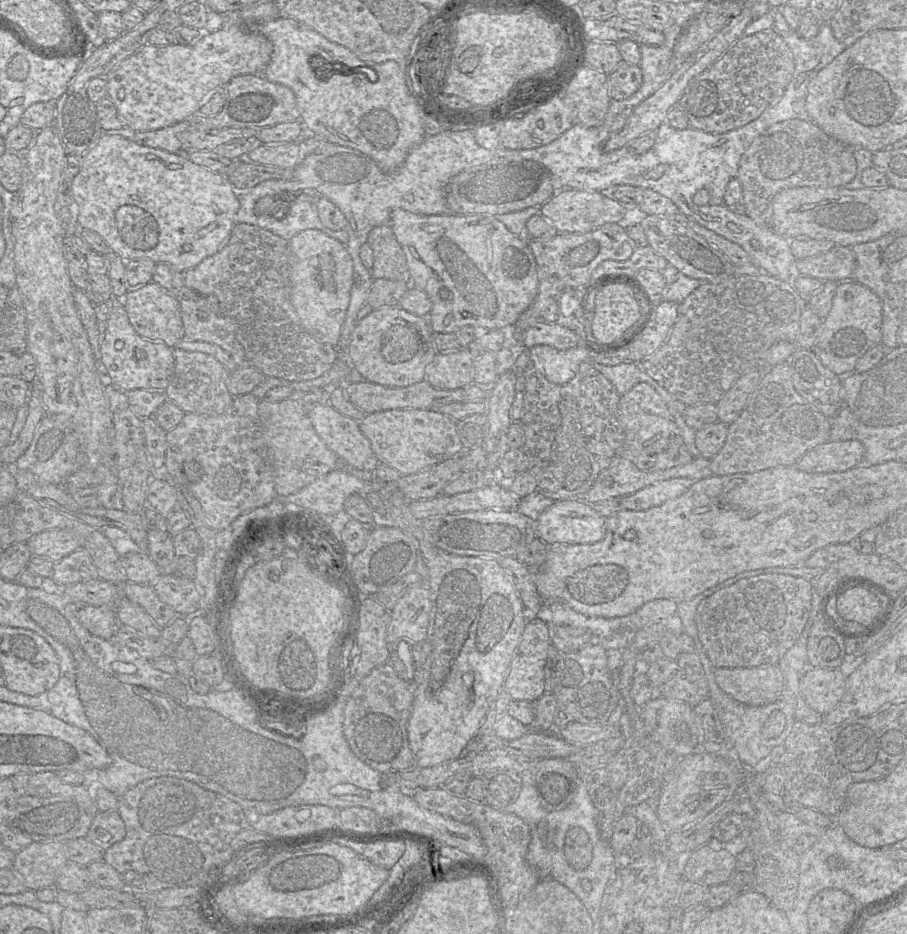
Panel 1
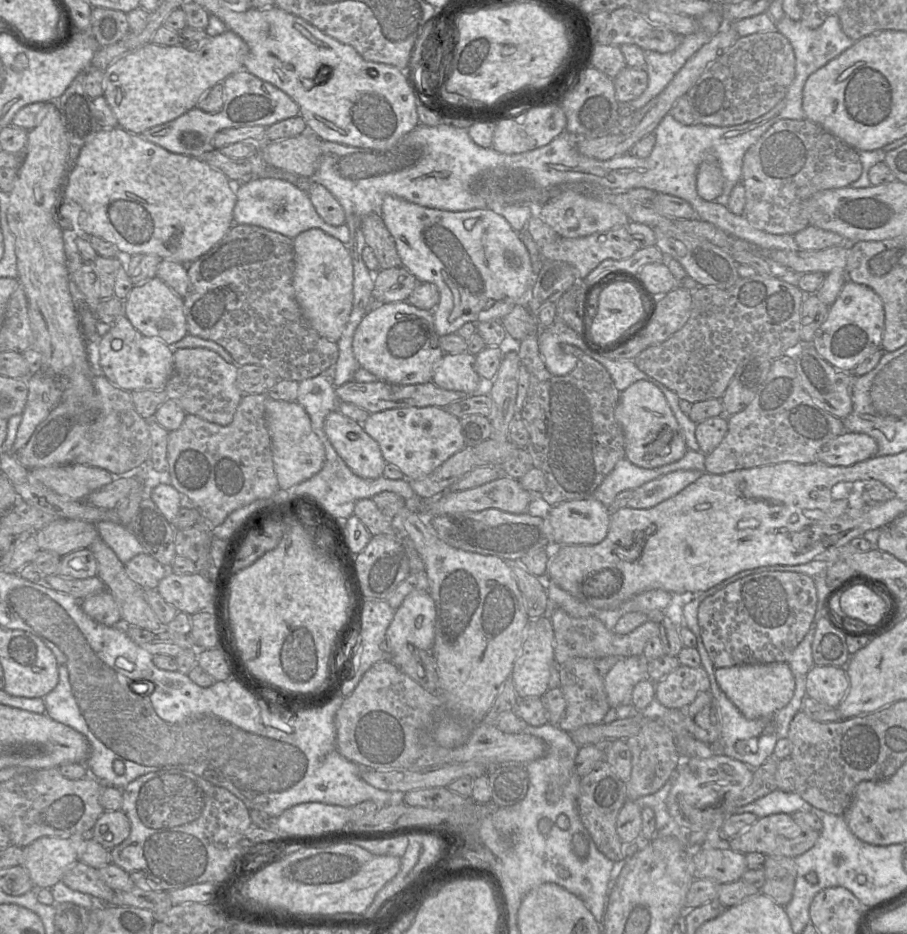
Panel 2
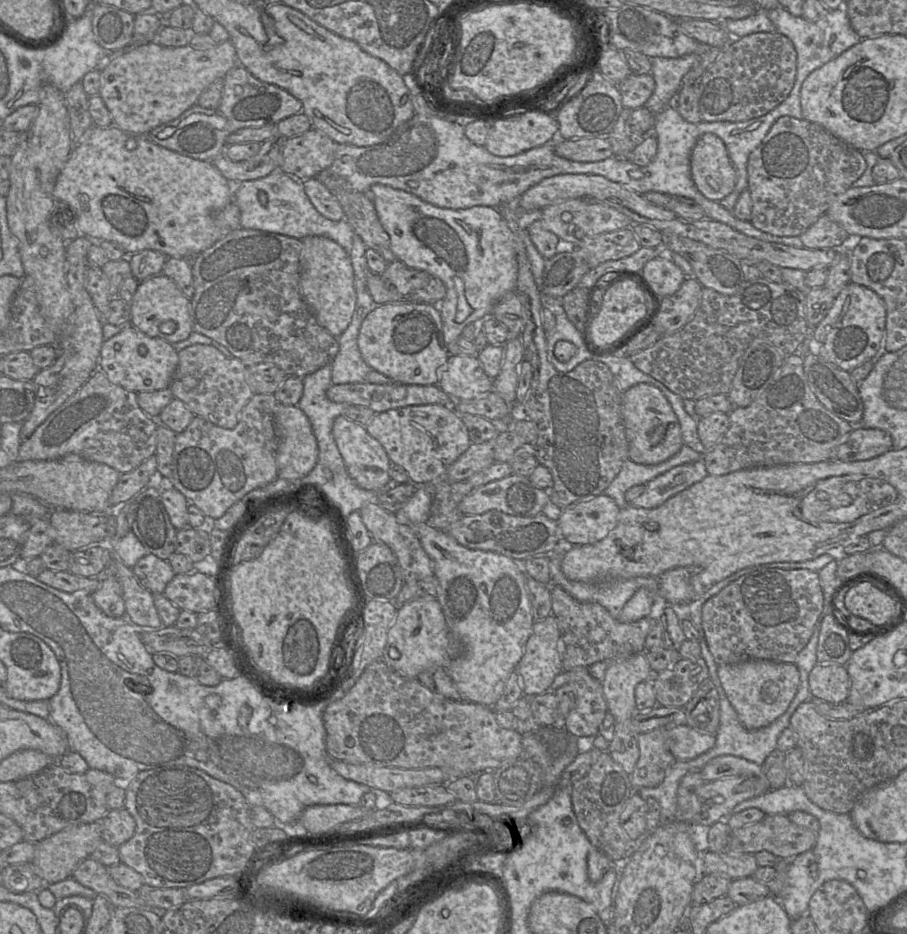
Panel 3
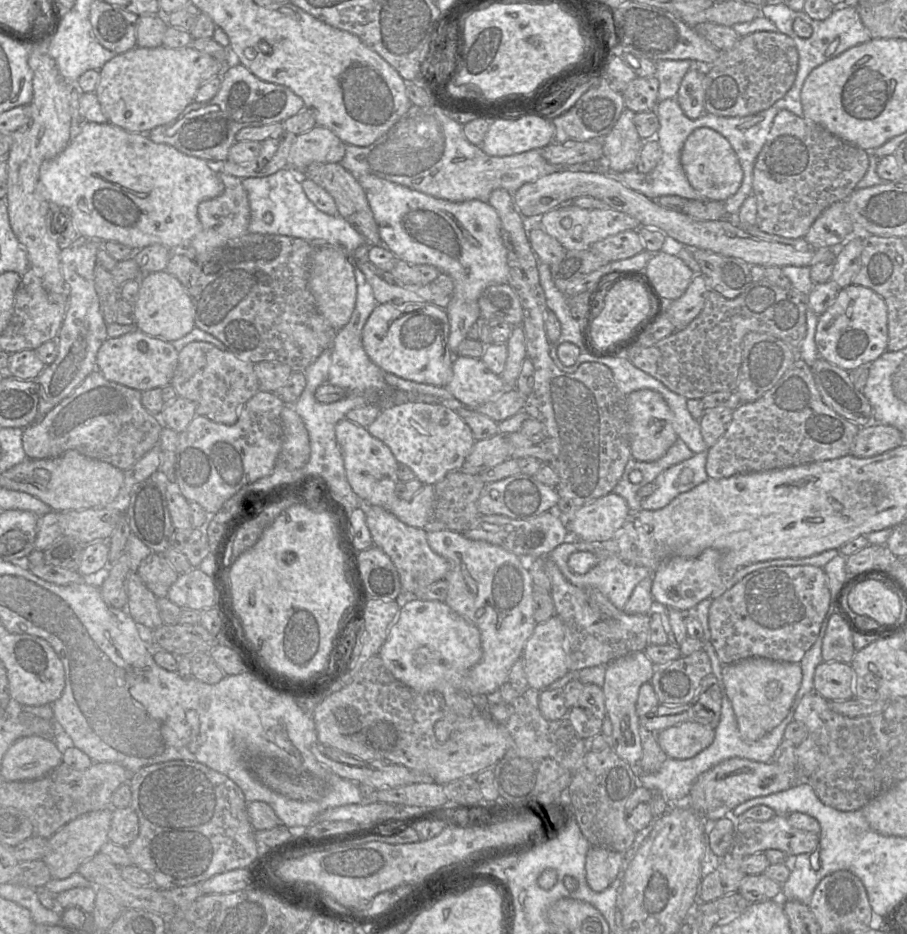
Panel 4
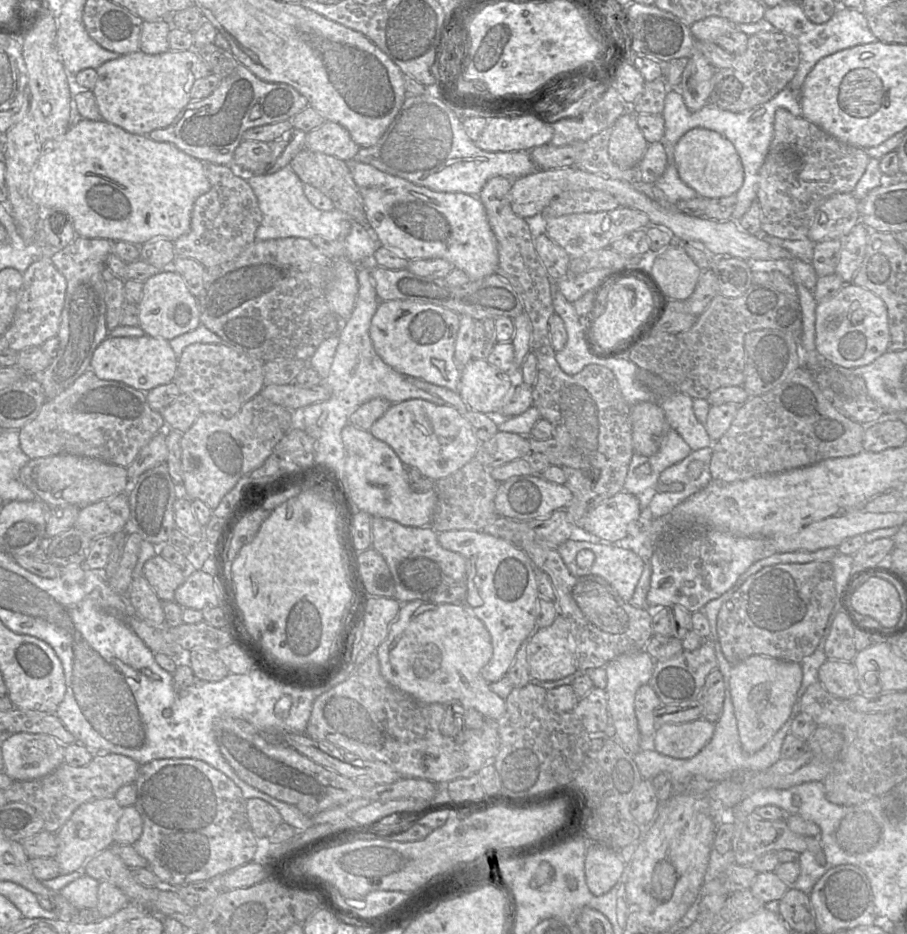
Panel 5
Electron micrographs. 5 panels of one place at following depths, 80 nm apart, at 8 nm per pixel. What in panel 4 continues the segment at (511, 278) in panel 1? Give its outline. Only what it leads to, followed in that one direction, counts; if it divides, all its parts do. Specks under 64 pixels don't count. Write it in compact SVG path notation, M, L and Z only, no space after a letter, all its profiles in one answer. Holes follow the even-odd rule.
M370 174L360 176L358 182L377 223L381 245L389 249L398 260L432 265L452 278L454 289L445 311L450 324L448 345L456 355L457 348L467 338L469 329L481 319L478 300L482 292L491 285L508 283L507 250L501 238L500 218L496 210L487 201L474 199L451 202Z

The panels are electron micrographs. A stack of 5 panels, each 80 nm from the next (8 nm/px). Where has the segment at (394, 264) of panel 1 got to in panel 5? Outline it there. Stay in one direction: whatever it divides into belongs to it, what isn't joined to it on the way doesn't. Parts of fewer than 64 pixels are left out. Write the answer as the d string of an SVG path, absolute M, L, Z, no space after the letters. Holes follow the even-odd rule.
M306 148L299 151L289 164L303 184L310 184L326 195L334 208L348 214L359 224L368 227L362 195L352 177L349 163L335 156Z

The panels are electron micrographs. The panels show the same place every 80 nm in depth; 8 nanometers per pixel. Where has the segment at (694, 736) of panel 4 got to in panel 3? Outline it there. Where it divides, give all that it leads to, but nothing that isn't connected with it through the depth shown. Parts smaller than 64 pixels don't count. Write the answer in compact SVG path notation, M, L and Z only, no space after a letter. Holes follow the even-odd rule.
M686 723L668 729L668 746L678 761L697 758L715 745L713 734L701 733Z

